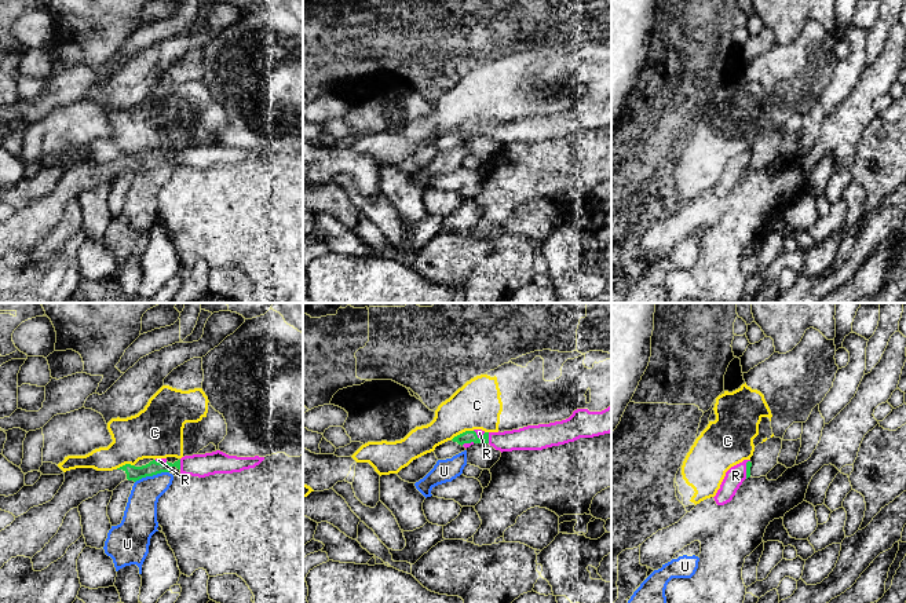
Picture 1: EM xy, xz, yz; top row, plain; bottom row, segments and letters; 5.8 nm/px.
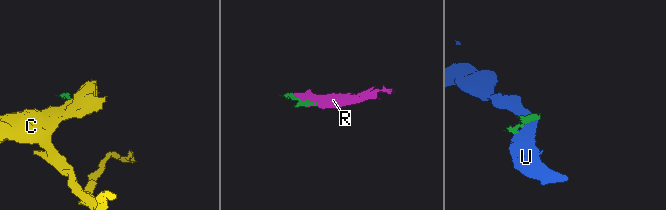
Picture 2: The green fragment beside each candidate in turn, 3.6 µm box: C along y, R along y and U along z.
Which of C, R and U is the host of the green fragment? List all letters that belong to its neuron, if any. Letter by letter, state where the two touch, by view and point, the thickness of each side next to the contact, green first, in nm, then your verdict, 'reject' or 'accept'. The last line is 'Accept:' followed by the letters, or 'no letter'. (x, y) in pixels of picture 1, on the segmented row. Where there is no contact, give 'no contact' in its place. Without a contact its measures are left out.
C: meets green in xz at (463, 432); 70 nm thick on the green side, 280 nm on the other; reject
R: meets green in xz at (488, 438); 70 nm thick on the green side, 140 nm on the other; accept
U: meets green in xy at (152, 475); 80 nm thick on the green side, 190 nm on the other; reject
Accept: R

